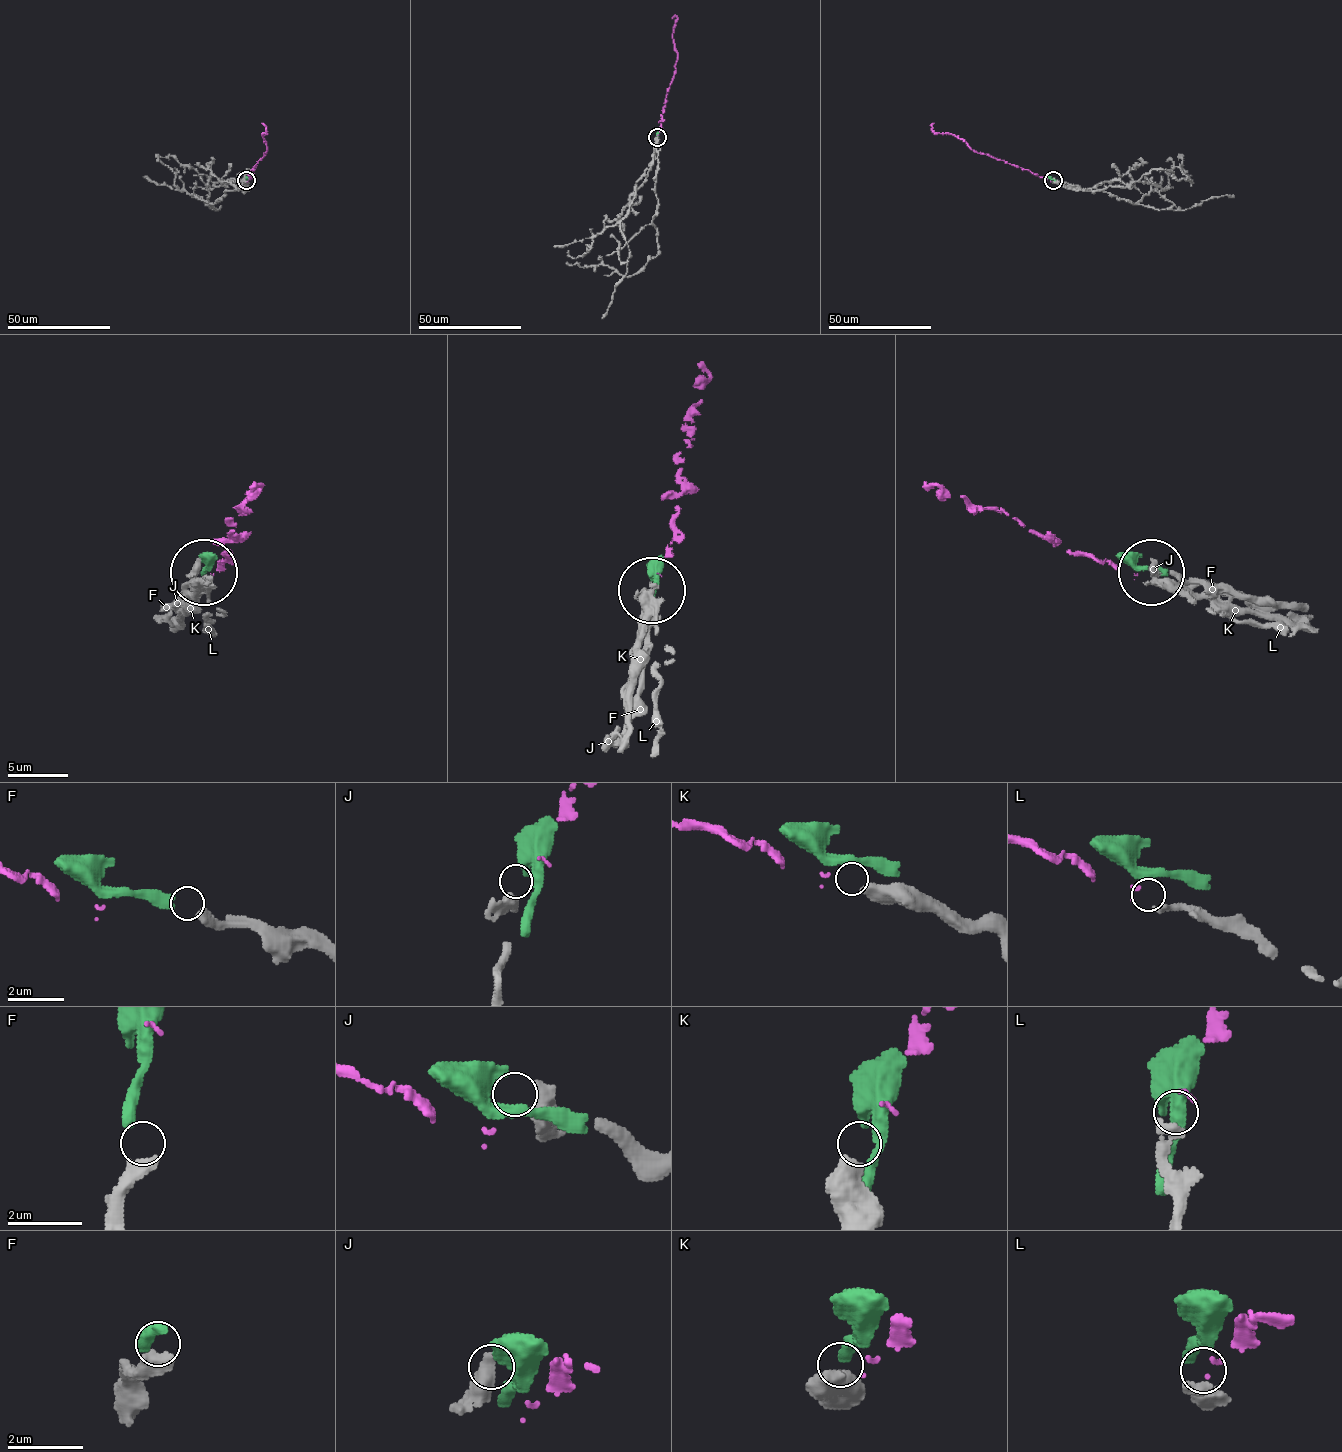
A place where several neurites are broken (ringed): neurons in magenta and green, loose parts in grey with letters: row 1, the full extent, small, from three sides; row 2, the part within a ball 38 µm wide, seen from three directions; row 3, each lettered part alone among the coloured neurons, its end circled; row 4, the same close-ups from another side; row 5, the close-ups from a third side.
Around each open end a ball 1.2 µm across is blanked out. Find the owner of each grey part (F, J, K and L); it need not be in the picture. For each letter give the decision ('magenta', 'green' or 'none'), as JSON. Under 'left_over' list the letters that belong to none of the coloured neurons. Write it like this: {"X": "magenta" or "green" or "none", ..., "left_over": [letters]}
{"F": "green", "J": "none", "K": "none", "L": "magenta", "left_over": ["J", "K"]}

